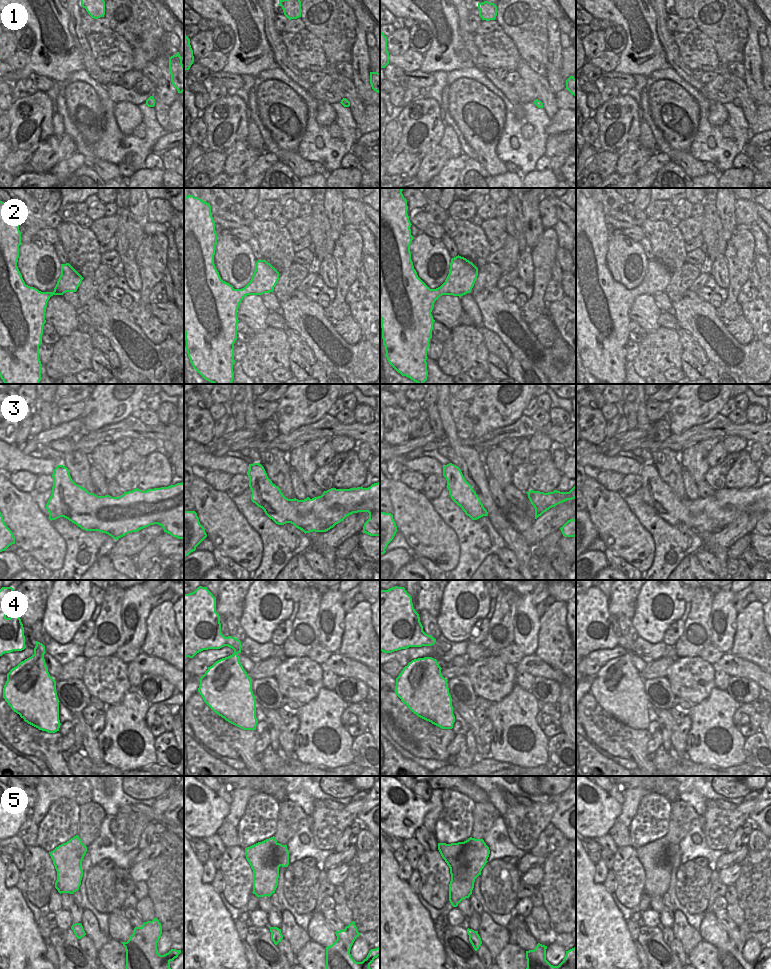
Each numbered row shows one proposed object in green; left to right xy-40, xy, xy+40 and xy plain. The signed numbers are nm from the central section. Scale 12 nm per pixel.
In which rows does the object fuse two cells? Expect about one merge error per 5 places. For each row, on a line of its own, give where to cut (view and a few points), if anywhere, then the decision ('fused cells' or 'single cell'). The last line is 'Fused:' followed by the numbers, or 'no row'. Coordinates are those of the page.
1: no cut; single cell
2: no cut; single cell
3: no cut; single cell
4: no cut; single cell
5: cut in xy along (278, 843), (271, 844), (257, 862); fused cells
Fused: 5

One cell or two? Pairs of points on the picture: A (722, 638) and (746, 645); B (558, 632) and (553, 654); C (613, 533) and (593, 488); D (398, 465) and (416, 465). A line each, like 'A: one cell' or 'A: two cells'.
A: two cells
B: one cell
C: one cell
D: one cell

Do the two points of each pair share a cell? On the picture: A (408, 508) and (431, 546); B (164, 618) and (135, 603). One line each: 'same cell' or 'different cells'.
A: same cell
B: different cells

